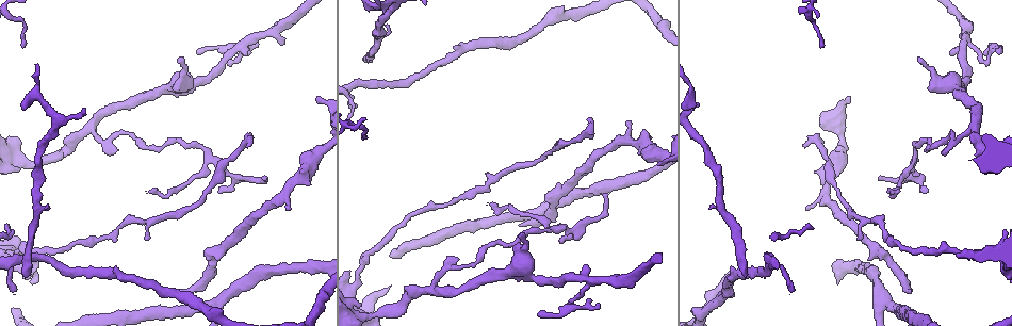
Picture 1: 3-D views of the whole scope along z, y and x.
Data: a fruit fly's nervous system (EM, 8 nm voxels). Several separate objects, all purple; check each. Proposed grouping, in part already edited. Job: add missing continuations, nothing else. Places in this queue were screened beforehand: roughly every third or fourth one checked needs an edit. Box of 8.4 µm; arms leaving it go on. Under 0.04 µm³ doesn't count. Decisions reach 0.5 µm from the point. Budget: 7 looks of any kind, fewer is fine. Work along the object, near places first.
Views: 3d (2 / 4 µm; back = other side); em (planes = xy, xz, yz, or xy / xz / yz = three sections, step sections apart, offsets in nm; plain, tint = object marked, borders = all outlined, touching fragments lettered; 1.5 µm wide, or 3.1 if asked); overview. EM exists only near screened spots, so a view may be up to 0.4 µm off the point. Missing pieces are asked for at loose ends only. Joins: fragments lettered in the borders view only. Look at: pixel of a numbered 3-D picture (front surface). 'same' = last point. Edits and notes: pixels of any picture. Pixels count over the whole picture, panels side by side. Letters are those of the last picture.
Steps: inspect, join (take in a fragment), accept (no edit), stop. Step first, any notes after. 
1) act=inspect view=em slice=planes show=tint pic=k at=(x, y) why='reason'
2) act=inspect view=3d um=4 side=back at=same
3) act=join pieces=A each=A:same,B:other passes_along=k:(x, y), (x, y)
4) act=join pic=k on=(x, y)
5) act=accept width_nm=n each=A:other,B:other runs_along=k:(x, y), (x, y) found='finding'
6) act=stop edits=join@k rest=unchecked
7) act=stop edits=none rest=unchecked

act=inspect view=3d um=2 pic=1 at=(521, 232) why='thin end'

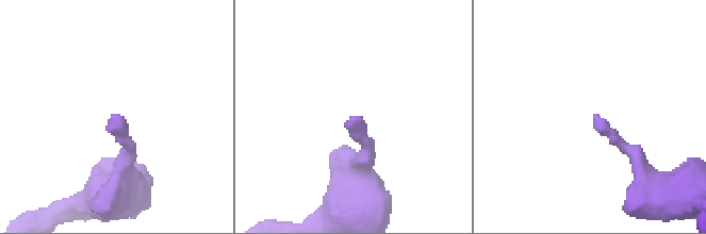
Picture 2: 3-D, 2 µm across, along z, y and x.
act=inspect view=em slice=planes show=plain pic=2 at=(113, 114)

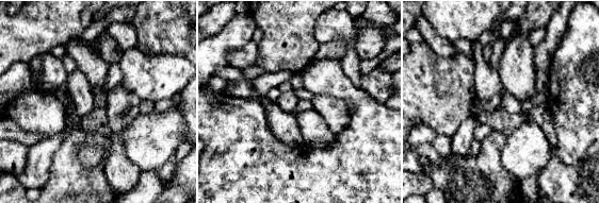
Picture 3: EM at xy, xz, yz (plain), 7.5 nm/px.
act=inspect view=em slice=planes show=borders at=same why='what lies round it'

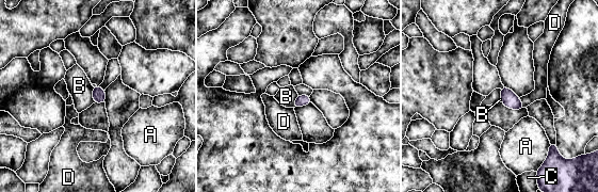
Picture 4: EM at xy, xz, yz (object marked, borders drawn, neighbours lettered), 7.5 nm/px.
act=accept longest_contact=B:130nm each=A:other,B:other,C:other,D:other found='no lettered fragment goes on from it'

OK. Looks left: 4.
act=inspect view=3d um=2 side=back pic=1 at=(219, 190) why='tapers out'

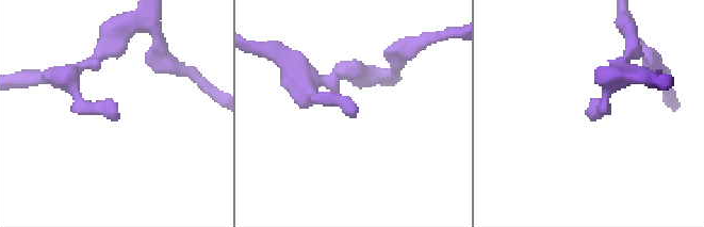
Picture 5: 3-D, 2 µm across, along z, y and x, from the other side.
act=inspect view=em slice=xz step=8 show=tint pic=5 at=(116, 112)

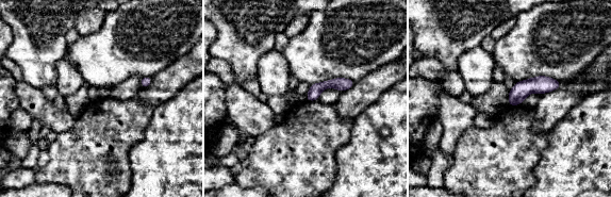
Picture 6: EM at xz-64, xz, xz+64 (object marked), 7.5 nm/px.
act=inspect view=em slice=planes show=borders at=same why='cut it another way'

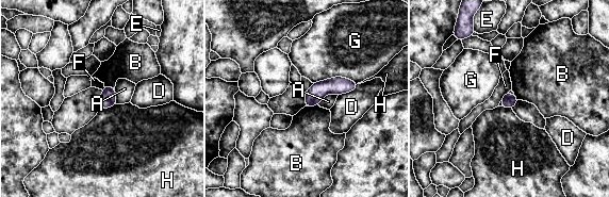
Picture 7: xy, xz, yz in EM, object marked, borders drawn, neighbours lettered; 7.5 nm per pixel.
act=accept each=A:other,B:other,D:other,E:other,F:other,G:other,H:other border=7:(317, 104), (305, 107) found='none of them fits'

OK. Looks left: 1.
act=inspect view=em slice=planes show=borders pic=1 at=(746, 277) why='an open end'

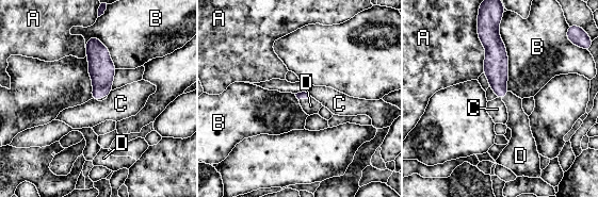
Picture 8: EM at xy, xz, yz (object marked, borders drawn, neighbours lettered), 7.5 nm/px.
act=join pieces=D each=A:other,B:other,C:other,D:same found='it goes on there'

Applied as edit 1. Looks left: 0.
act=stop edits=join@8 rest=unchecked

